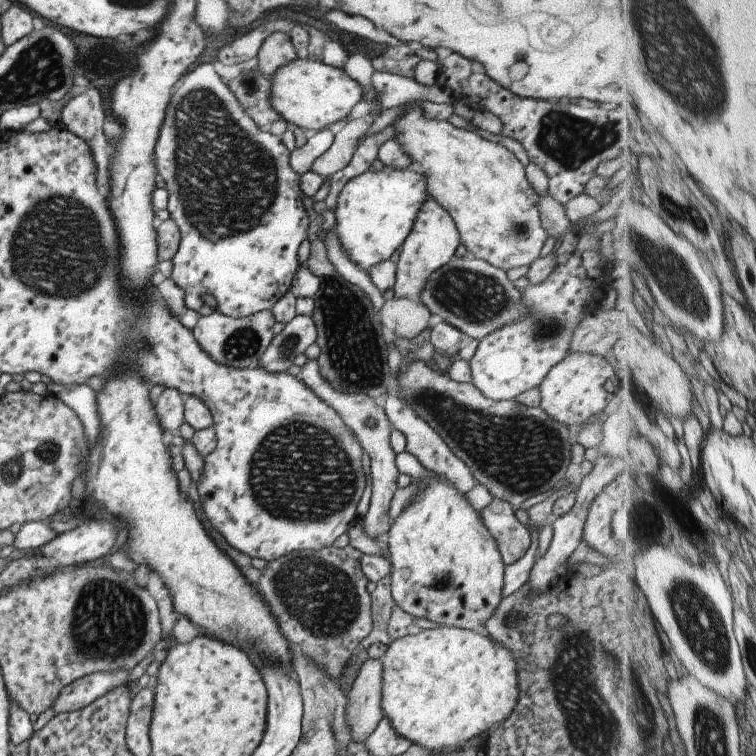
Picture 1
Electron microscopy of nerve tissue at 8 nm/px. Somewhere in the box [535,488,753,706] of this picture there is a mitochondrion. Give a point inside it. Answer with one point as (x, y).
(701, 627)

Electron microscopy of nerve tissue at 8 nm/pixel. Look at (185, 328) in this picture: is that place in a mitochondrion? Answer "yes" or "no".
no

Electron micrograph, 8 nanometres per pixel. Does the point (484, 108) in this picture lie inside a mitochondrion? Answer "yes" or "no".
no

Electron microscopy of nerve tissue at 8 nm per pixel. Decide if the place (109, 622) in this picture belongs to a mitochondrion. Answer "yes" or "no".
yes

